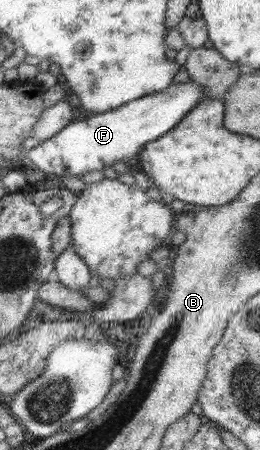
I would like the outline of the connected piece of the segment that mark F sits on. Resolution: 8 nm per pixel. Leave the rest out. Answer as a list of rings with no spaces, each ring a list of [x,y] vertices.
[[[172,83],[160,93],[149,94],[103,113],[94,113],[87,120],[72,120],[48,140],[25,151],[23,157],[30,160],[34,176],[55,174],[76,177],[86,172],[102,171],[103,166],[114,166],[117,160],[124,162],[132,158],[146,145],[174,129],[202,98],[199,83]]]

